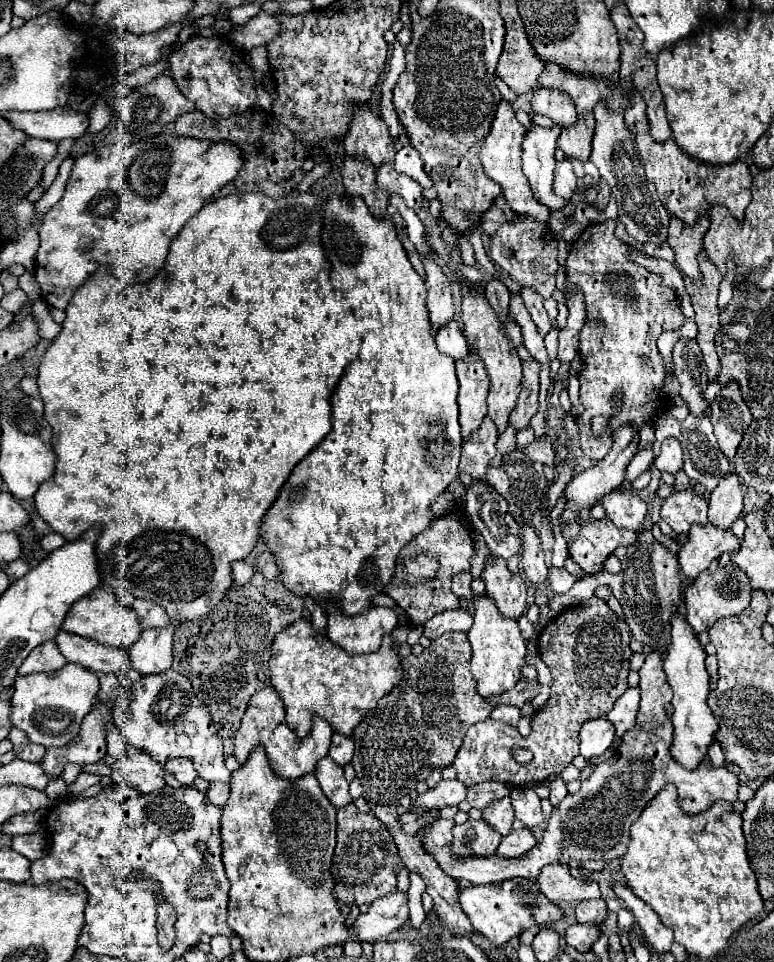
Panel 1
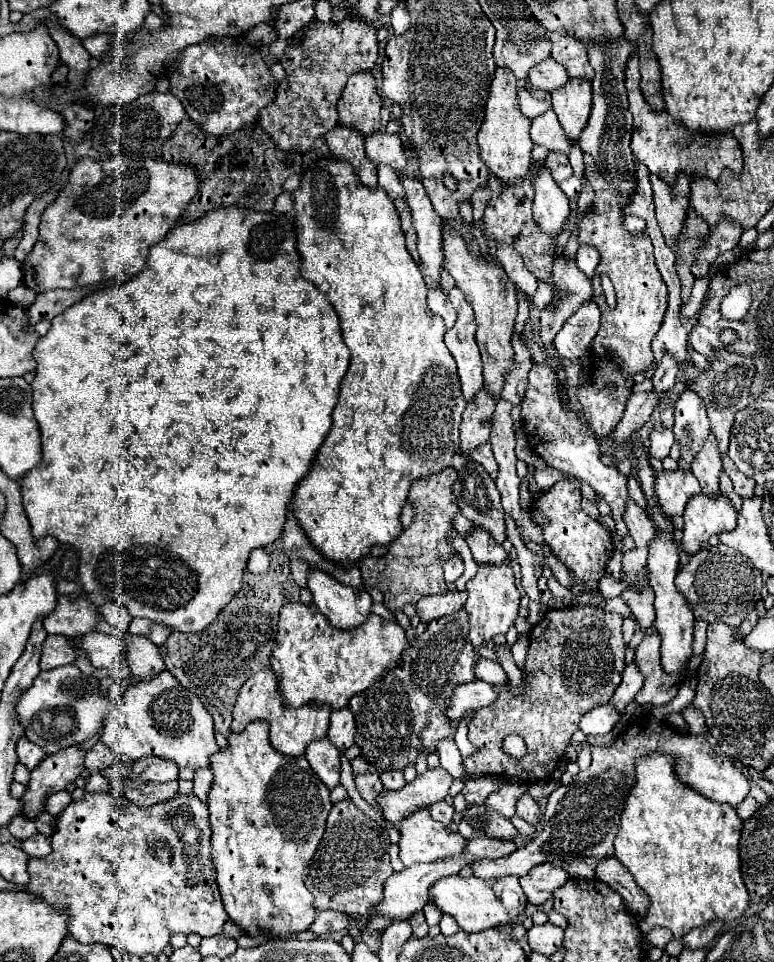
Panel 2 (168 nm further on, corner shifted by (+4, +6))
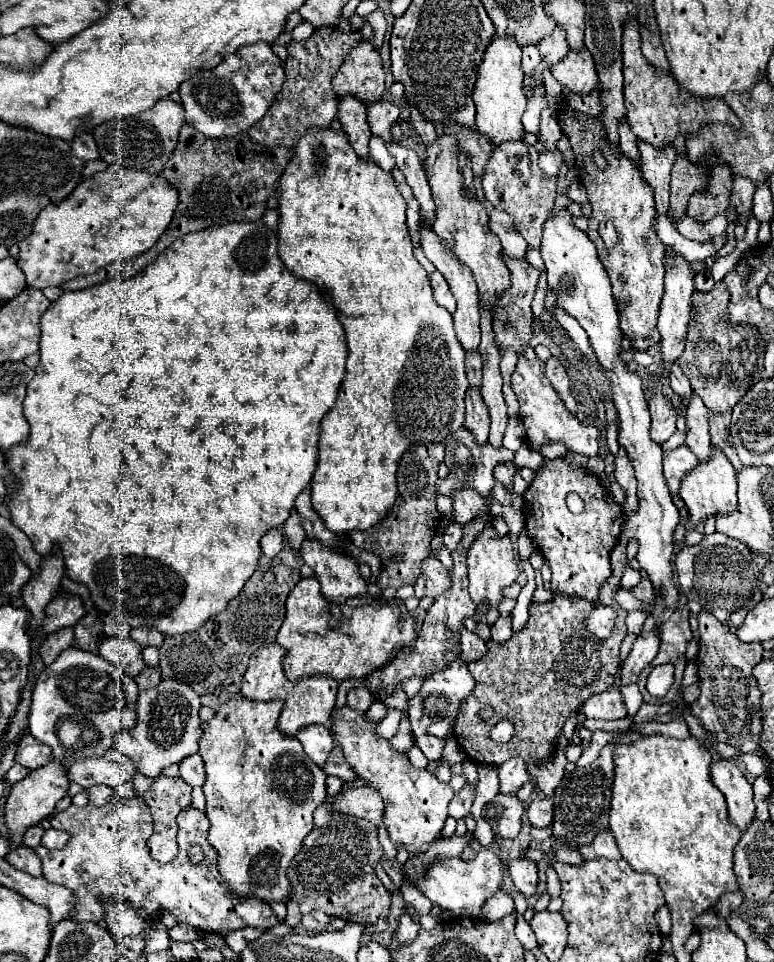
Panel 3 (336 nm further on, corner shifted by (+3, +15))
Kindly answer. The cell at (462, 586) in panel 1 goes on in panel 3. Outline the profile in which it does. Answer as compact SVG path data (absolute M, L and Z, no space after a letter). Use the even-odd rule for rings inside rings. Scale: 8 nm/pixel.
M449 520L447 528L443 530L443 544L449 548L449 552L453 552L461 540L461 526L455 524L455 520Z

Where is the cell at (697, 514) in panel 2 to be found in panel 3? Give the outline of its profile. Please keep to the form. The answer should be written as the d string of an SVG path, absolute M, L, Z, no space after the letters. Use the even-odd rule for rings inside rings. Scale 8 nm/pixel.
M713 448L707 462L699 462L693 472L685 474L685 480L681 480L679 496L683 498L693 522L703 522L717 512L731 514L737 508L737 472L727 456L719 448Z

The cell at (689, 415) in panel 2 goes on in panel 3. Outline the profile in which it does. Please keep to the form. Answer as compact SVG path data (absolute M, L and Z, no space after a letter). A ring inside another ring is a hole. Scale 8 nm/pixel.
M673 362L671 366L669 366L669 384L671 384L671 388L675 390L675 394L679 394L679 396L691 396L693 394L693 390L691 390L691 386L689 386L689 380L687 380L687 376L681 372L681 368L679 368L679 364L677 362Z

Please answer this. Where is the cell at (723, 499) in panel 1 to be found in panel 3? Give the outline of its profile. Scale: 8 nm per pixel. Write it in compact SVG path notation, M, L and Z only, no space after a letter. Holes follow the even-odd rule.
M693 394L687 404L687 446L699 460L707 460L711 452L711 436L707 422L707 406L703 400Z

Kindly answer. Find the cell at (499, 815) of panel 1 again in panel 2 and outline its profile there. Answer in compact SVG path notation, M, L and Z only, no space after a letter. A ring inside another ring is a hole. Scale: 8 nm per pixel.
M506 781L506 785L500 789L500 791L494 791L486 801L484 805L486 807L492 807L496 809L498 813L502 813L504 817L512 817L514 811L516 811L516 799L526 793L528 787L524 783L518 783L518 781Z

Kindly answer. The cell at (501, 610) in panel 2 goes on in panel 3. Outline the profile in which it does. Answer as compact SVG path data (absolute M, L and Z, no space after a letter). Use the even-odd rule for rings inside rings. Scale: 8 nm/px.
M485 526L477 534L477 538L473 540L467 552L467 570L469 570L469 594L473 602L481 604L481 600L489 600L491 608L497 608L499 602L503 600L503 588L513 584L519 576L519 568L509 536L499 536L493 526Z

